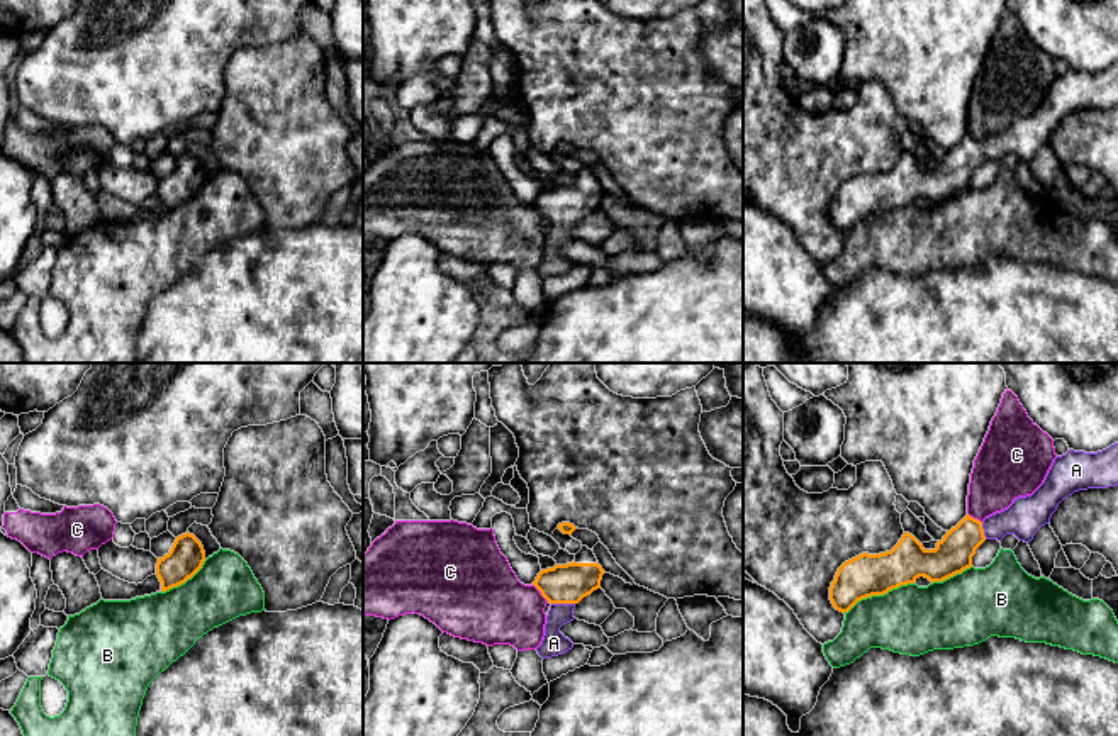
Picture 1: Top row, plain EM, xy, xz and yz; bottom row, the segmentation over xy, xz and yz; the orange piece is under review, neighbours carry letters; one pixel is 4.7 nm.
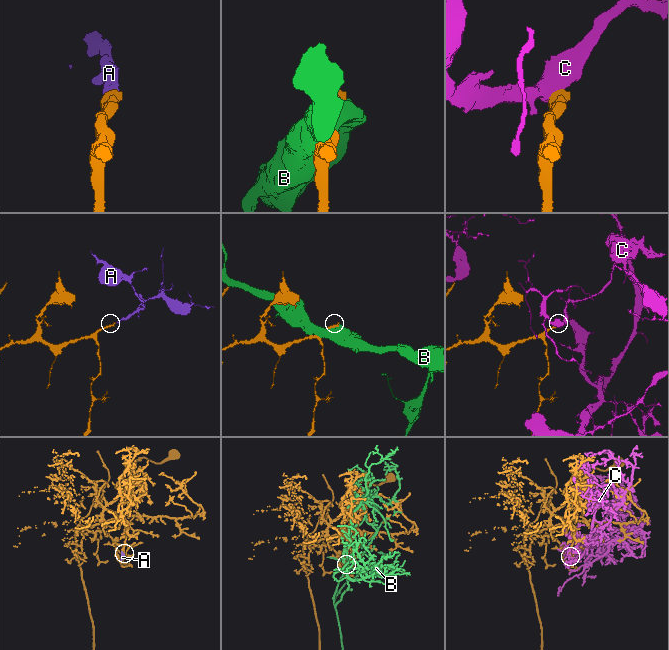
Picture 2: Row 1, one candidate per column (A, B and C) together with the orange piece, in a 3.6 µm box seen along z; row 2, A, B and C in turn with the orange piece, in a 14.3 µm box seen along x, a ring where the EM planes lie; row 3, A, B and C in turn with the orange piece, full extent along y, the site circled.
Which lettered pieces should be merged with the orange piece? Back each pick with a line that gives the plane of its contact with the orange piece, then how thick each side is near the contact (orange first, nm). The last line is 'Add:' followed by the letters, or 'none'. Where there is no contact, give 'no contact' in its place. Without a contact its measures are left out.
A: meets orange in xz; 190 nm thick on the orange side, 120 nm on the other
Add: A

